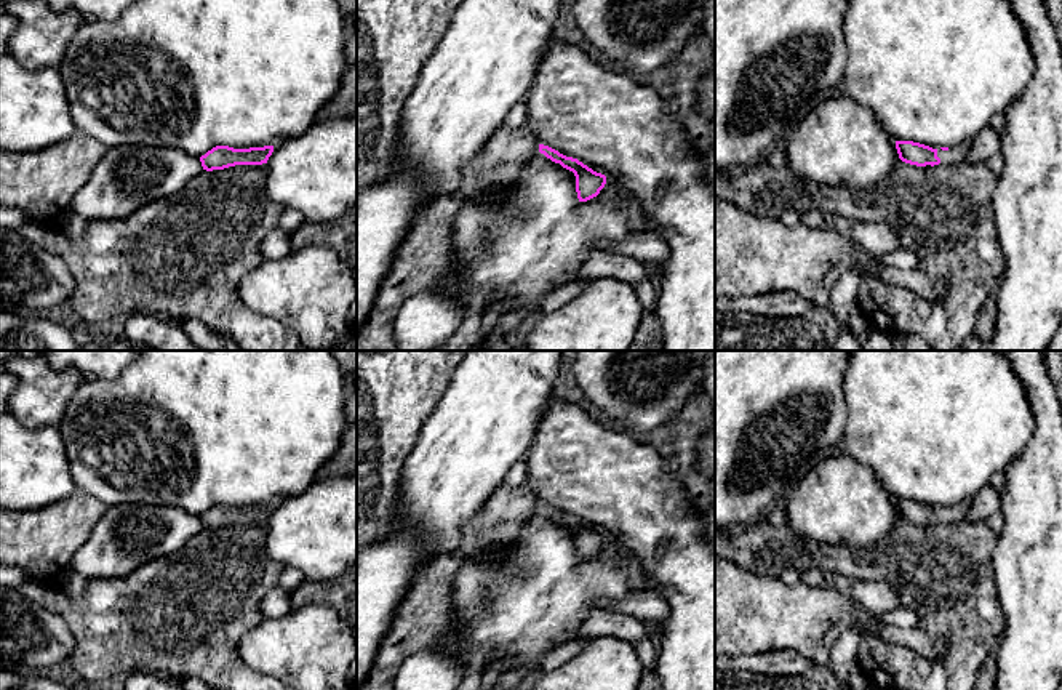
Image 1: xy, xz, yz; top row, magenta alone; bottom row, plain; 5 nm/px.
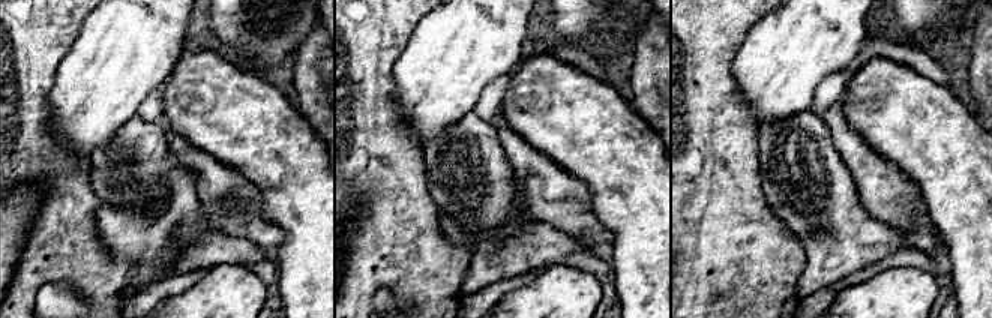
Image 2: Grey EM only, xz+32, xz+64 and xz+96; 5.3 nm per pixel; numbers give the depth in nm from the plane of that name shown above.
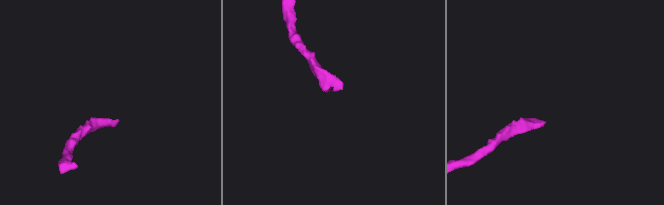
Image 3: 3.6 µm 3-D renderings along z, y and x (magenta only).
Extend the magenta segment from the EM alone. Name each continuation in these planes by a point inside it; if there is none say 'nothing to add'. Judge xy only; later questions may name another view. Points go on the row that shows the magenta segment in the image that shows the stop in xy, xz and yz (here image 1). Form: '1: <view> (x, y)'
nothing to add

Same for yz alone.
1: yz (957, 154)

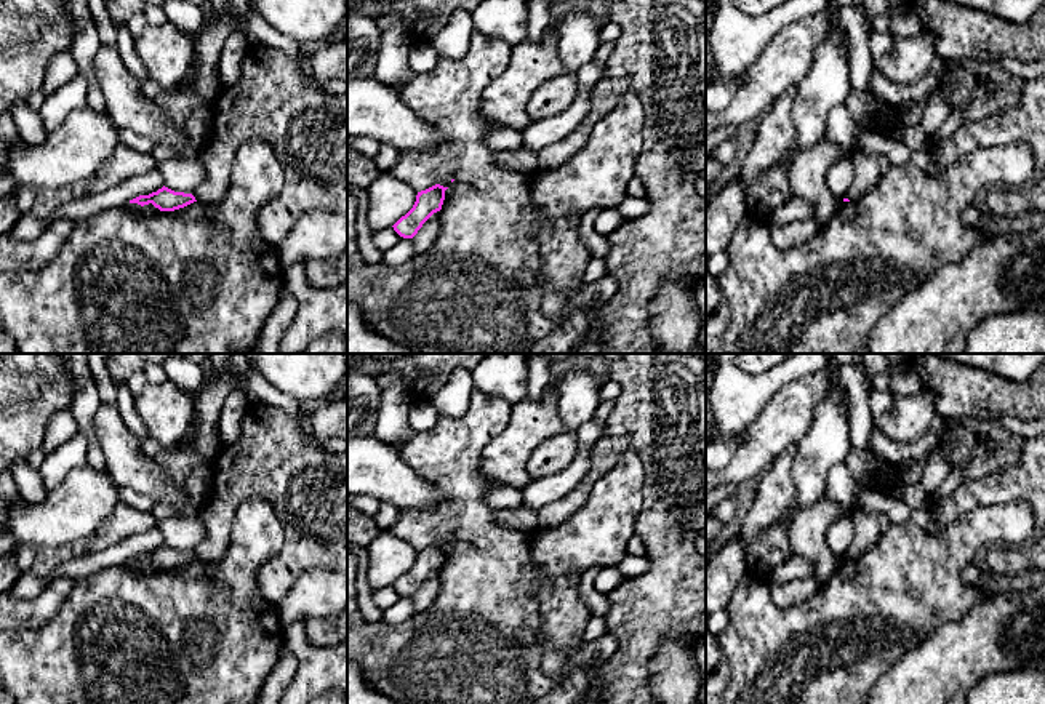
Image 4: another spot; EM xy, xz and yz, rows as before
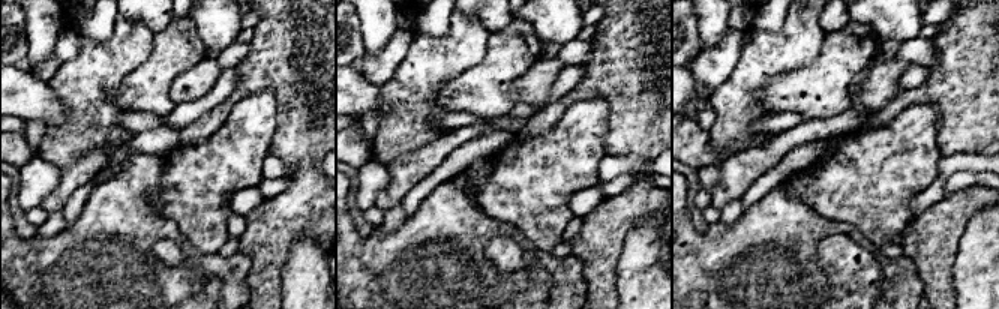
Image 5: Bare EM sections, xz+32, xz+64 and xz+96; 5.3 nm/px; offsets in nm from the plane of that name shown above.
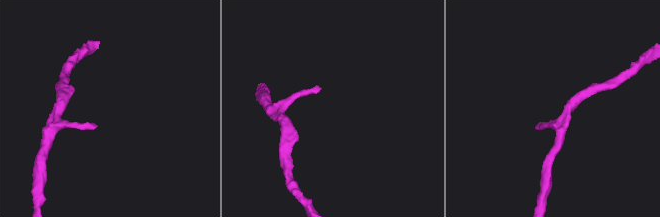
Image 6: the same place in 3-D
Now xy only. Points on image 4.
nothing to add

